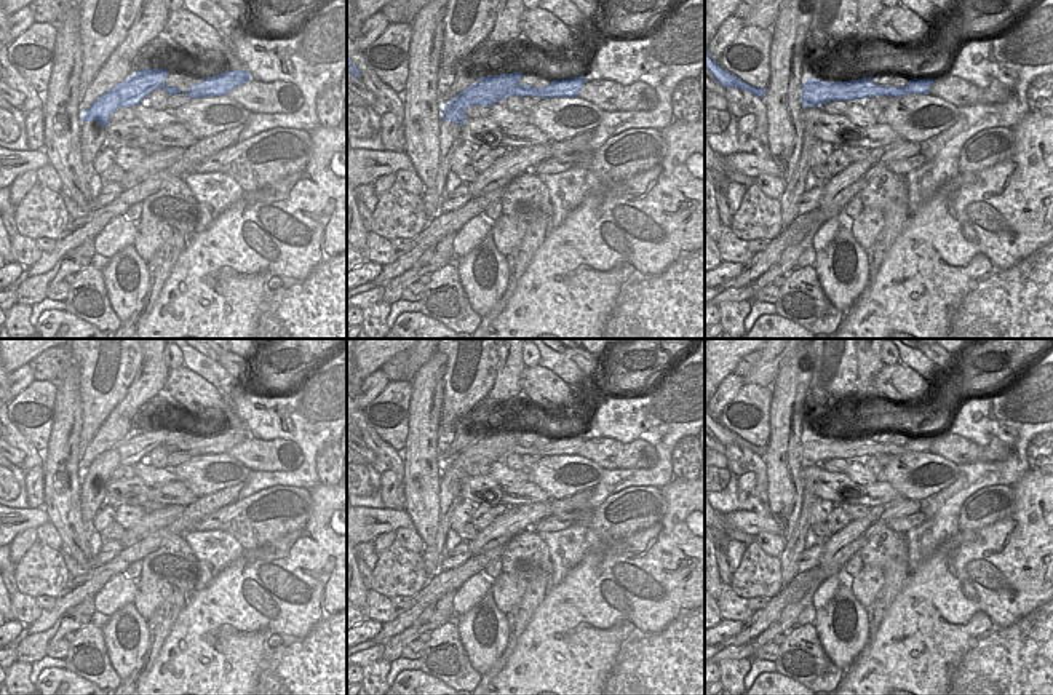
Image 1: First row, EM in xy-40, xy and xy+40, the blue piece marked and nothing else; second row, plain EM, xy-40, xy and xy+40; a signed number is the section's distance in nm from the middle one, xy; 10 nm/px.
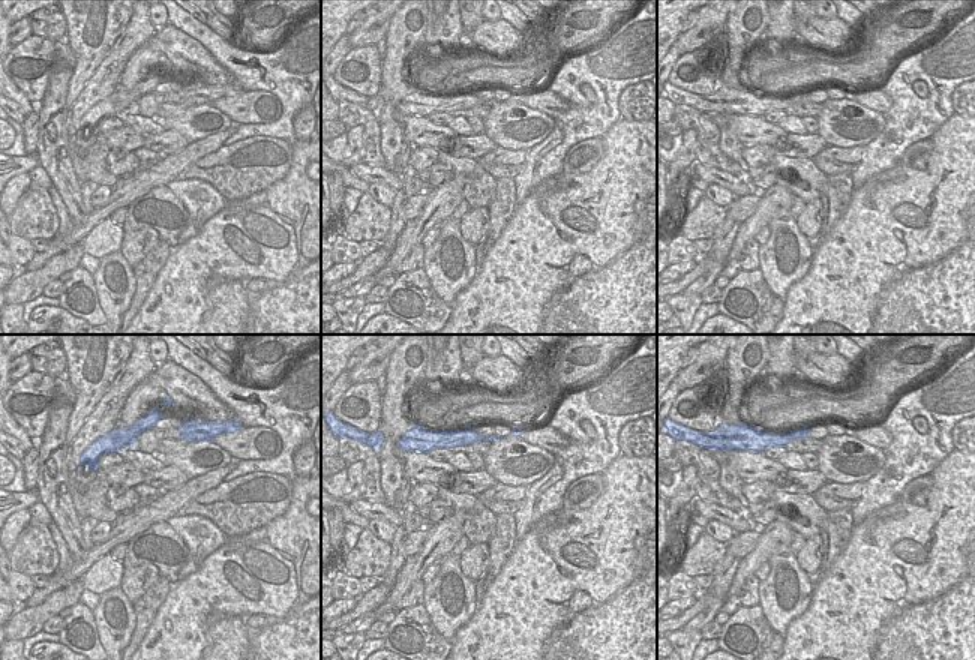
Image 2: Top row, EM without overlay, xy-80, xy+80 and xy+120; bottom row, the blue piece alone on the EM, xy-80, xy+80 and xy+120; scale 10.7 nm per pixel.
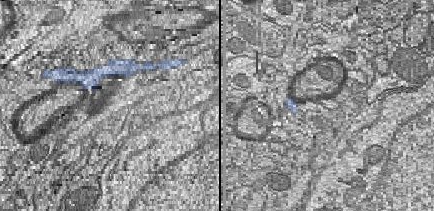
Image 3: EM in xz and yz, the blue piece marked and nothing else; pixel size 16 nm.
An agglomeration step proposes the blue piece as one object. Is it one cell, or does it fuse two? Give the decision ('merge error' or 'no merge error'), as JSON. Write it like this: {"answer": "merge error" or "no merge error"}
{"answer": "merge error"}

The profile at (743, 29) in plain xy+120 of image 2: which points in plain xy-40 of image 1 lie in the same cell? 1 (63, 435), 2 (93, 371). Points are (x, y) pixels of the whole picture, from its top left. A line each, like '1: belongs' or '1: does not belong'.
1: belongs
2: does not belong

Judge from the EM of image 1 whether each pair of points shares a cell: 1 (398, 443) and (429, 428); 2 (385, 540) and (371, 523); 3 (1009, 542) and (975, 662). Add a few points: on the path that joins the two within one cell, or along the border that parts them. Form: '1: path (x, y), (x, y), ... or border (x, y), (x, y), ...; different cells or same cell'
1: border (409, 403), (409, 430), (406, 443), (398, 451); different cells
2: border (393, 531), (382, 532), (373, 540); different cells
3: path (997, 572), (975, 595), (975, 631); same cell

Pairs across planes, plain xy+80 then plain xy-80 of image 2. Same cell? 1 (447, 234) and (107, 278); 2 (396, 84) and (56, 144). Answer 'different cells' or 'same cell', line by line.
1: same cell
2: same cell

